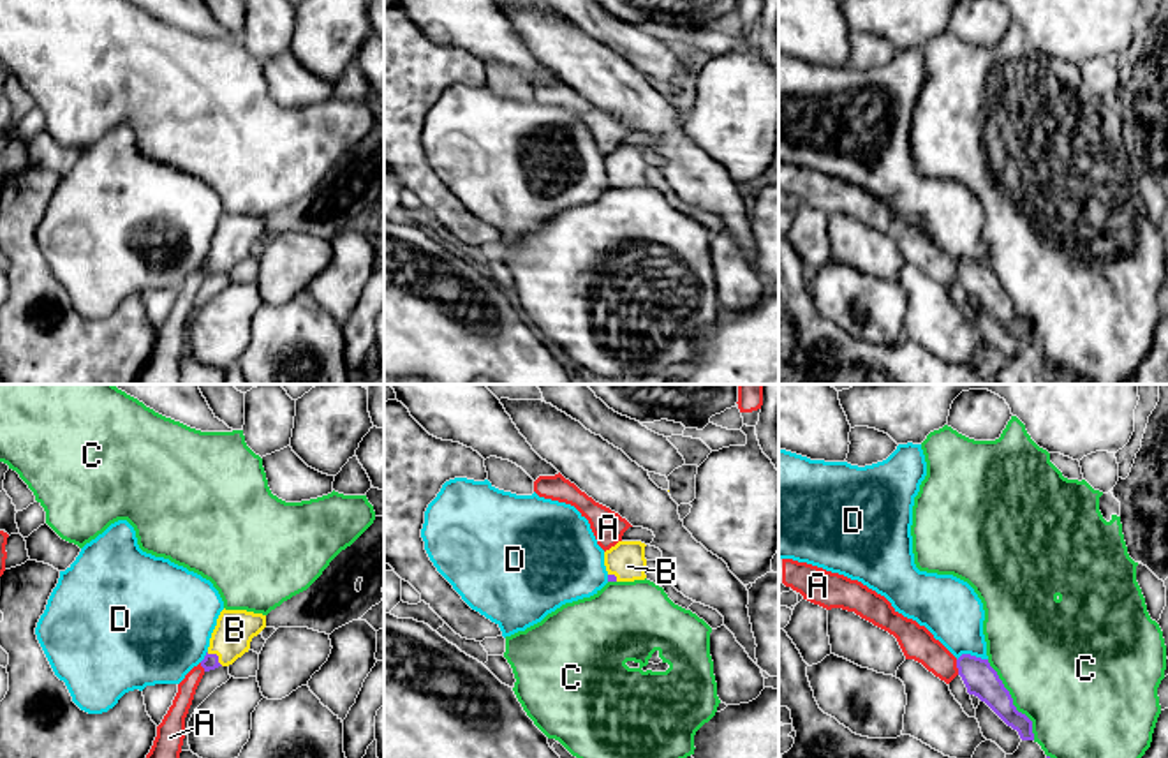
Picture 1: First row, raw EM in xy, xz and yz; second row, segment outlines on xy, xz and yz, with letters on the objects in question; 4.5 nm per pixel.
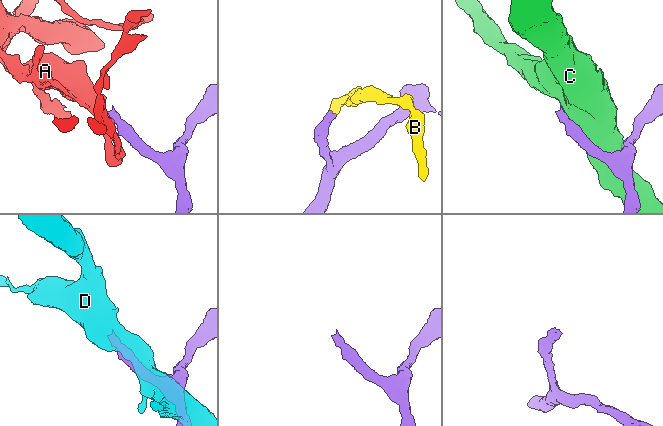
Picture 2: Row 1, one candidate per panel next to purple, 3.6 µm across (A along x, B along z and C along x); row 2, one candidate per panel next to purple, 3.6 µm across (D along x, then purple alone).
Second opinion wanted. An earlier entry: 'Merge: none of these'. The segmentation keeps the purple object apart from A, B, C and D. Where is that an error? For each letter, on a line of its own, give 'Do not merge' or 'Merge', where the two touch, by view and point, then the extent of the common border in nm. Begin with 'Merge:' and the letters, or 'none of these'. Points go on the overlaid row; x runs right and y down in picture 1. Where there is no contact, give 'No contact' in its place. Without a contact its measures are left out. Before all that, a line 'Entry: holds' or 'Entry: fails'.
Entry: fails
Merge: B
A: Do not merge. Touches purple at yz (957, 667). Shared border 70 nm
B: Merge. Touches purple at xy (217, 656). Shared border 100 nm
C: Do not merge. Touches purple at yz (1012, 700). Shared border 420 nm
D: Do not merge. Touches purple at yz (969, 654). Shared border 140 nm

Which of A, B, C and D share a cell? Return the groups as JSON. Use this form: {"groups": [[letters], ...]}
{"groups": [["A"], ["B"], ["C"], ["D"]]}

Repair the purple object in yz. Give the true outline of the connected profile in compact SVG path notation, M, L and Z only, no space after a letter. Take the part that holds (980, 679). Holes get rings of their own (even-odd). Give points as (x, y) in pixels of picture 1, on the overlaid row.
M962 654L957 659L957 668L969 695L985 702L1008 726L1018 732L1022 740L1034 740L1032 721L1016 710L1009 691L988 659Z

